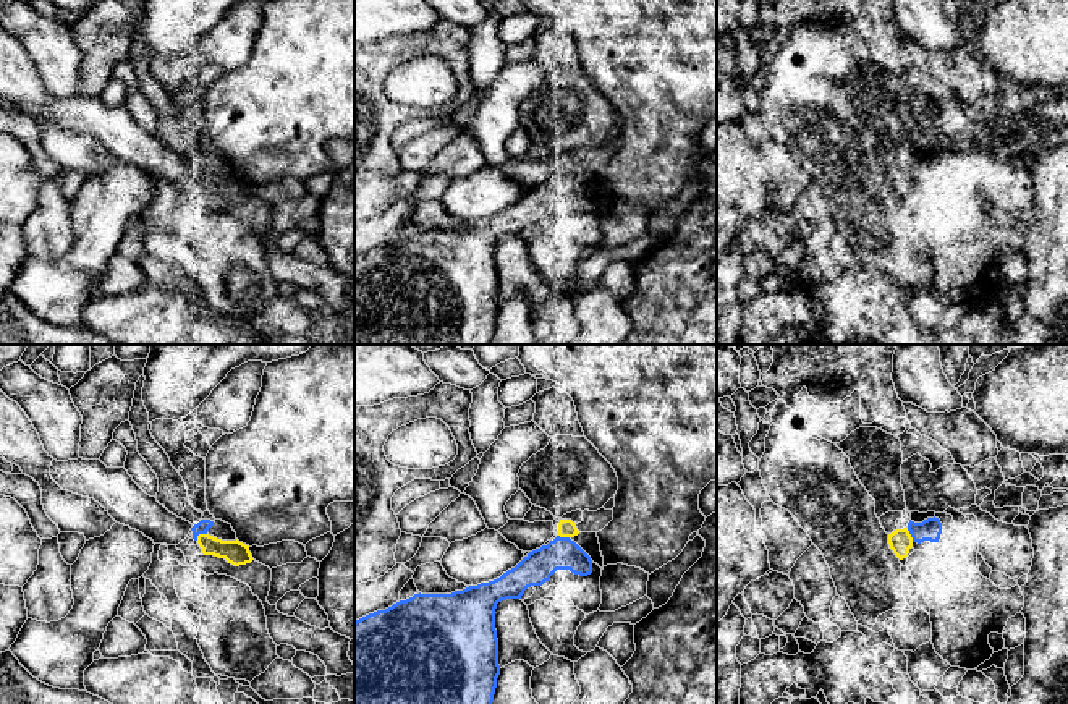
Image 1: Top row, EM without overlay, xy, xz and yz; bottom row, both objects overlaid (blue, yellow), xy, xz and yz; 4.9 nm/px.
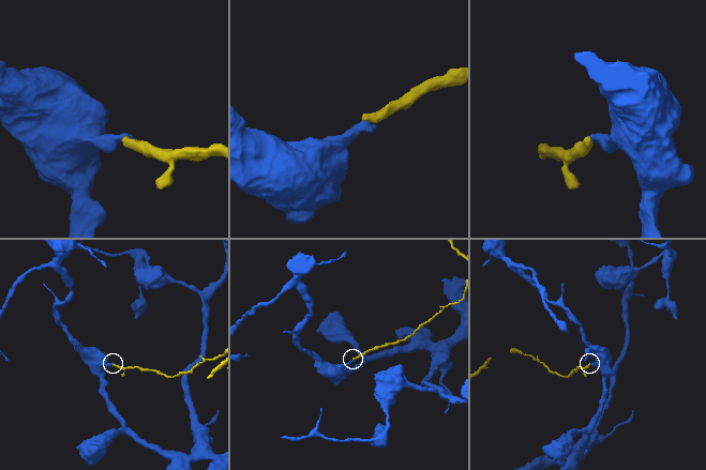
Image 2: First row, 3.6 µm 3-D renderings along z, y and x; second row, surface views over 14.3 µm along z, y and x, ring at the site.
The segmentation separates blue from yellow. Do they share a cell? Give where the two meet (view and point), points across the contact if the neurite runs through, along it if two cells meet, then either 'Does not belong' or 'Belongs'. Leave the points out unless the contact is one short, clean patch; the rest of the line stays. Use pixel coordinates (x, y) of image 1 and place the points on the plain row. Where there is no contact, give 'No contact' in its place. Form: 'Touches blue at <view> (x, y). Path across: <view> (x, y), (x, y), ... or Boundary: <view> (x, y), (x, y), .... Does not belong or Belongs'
Touches blue at yz (910, 170). Does not belong

